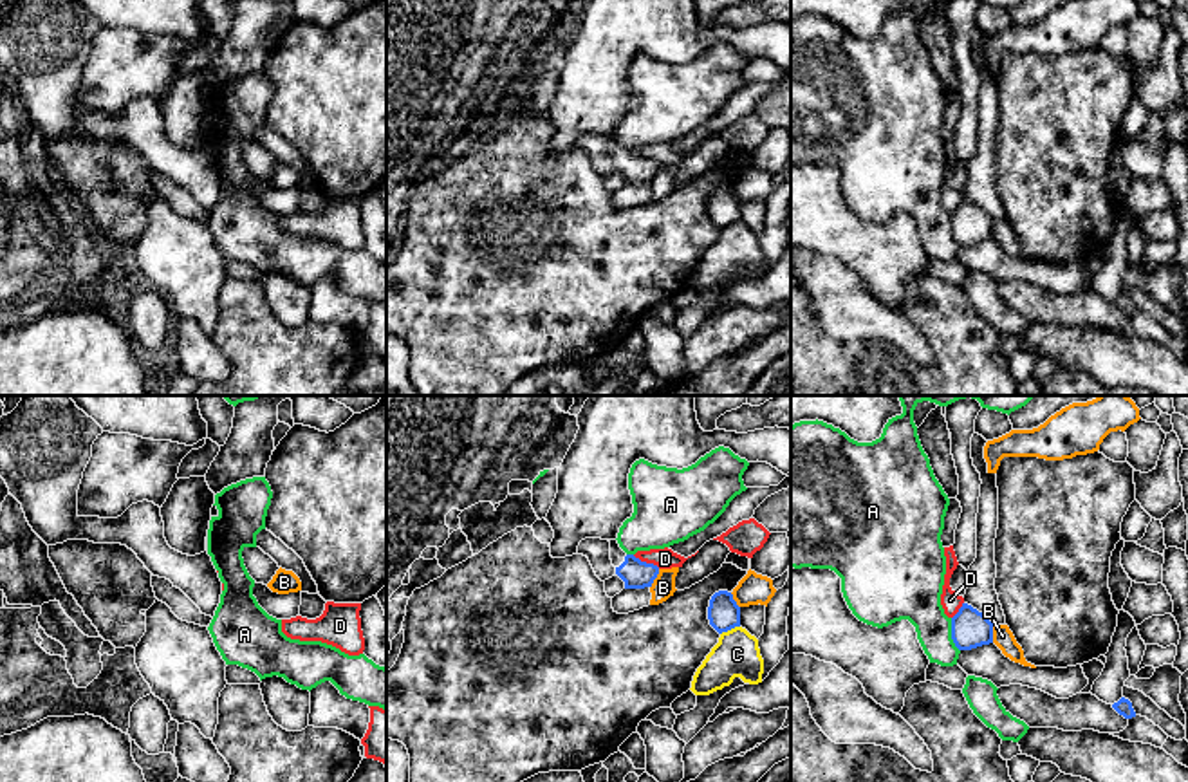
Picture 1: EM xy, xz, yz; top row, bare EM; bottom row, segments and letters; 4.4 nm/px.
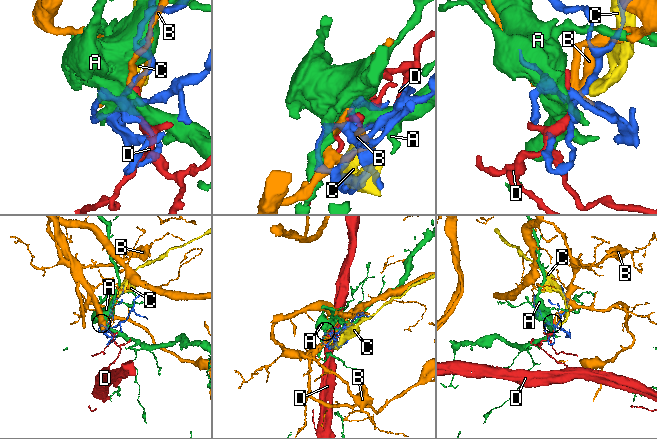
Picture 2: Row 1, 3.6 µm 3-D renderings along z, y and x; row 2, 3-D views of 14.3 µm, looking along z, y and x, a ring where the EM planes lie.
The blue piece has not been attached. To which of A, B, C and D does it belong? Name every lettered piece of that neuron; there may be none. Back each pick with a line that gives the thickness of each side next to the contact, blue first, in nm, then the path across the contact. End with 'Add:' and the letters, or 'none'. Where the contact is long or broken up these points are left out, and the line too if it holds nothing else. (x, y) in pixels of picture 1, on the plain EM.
Add: none

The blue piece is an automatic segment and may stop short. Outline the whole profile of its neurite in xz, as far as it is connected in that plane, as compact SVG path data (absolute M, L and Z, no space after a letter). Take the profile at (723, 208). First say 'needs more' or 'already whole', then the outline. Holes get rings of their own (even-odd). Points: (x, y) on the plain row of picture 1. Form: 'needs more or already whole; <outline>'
already whole; M719 186L711 191L708 202L710 220L719 228L728 228L740 222L740 202L728 186Z

